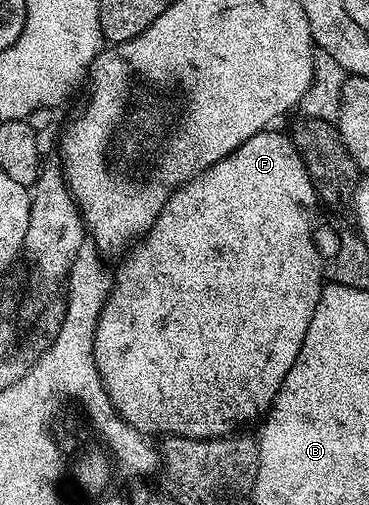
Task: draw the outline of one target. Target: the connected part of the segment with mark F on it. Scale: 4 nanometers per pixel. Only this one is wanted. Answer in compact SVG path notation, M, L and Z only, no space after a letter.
M275 130L258 131L241 144L234 155L217 161L176 189L151 228L122 256L124 259L119 272L114 272L95 330L95 364L107 396L115 406L115 414L151 437L182 435L184 439L217 439L228 432L235 433L246 428L243 426L254 419L262 420L270 411L271 402L275 400L289 369L293 369L299 346L309 329L309 321L313 321L313 309L317 309L321 284L325 279L325 267L315 247L311 215L307 212L311 202L316 202L317 192L290 134L283 132L282 135Z

